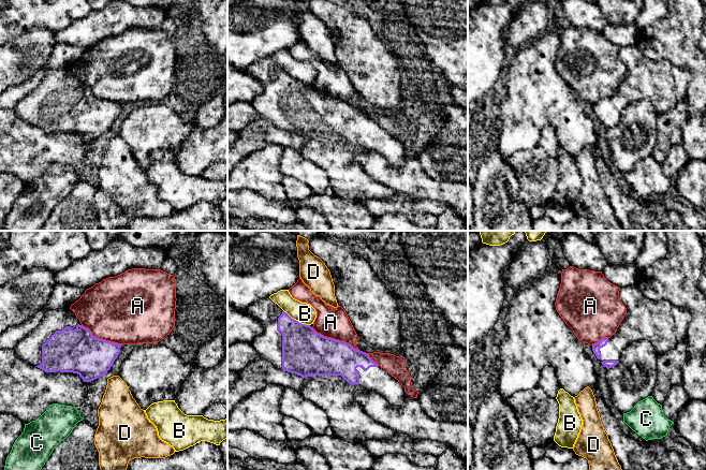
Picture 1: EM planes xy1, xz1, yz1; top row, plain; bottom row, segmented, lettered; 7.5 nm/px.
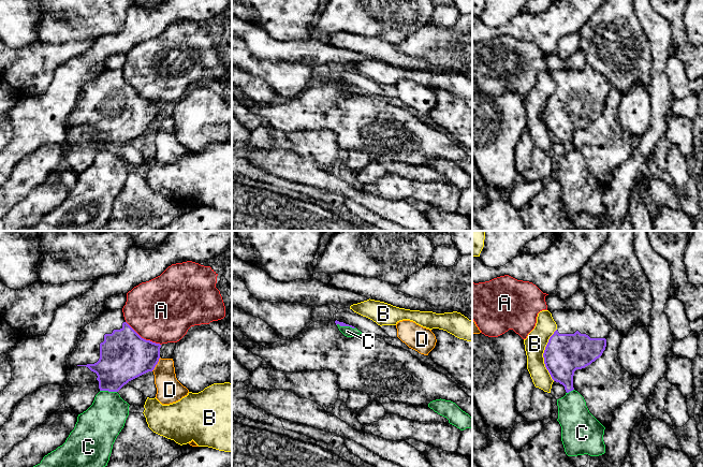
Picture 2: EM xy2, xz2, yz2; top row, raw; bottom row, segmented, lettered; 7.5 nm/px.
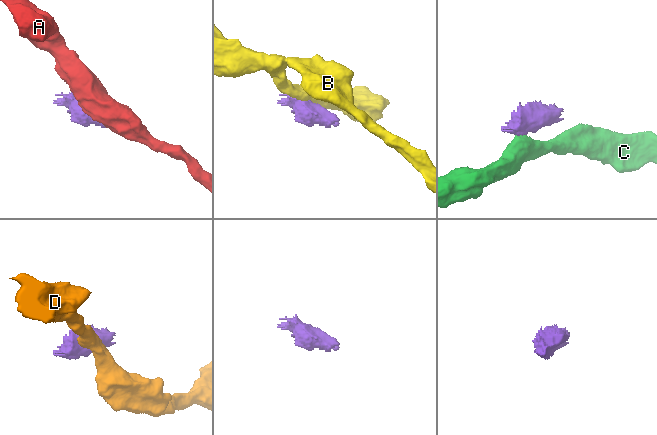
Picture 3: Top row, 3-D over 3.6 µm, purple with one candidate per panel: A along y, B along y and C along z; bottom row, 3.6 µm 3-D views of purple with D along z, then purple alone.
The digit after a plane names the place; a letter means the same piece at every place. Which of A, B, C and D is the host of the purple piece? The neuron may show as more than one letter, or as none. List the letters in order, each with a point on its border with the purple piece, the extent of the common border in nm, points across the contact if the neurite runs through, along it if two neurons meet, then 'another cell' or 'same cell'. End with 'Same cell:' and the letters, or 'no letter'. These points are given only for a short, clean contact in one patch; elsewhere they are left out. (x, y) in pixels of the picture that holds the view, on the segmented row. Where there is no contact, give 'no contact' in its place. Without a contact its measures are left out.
A: xz1 (336, 340) | 400 nm | another cell
B: yz2 (543, 354) | 400 nm | another cell
C: xy2 (108, 391) | 130 nm | along xy2 (100, 390), (116, 392) | another cell
D: xy2 (157, 363) | 120 nm | along xy2 (160, 358), (151, 370) | another cell
Same cell: no letter

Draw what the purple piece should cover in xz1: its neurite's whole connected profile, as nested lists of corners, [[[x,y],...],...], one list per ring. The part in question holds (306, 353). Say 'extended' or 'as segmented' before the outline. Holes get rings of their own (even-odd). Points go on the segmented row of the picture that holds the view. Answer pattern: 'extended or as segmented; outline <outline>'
extended; outline [[[269,297],[262,298],[240,311],[258,320],[264,332],[252,340],[261,357],[283,371],[304,379],[300,394],[325,411],[334,436],[350,443],[364,444],[368,440],[391,440],[397,432],[376,422],[355,400],[356,391],[374,392],[393,406],[405,402],[405,387],[368,354],[351,344],[318,334],[310,325],[292,319]]]

